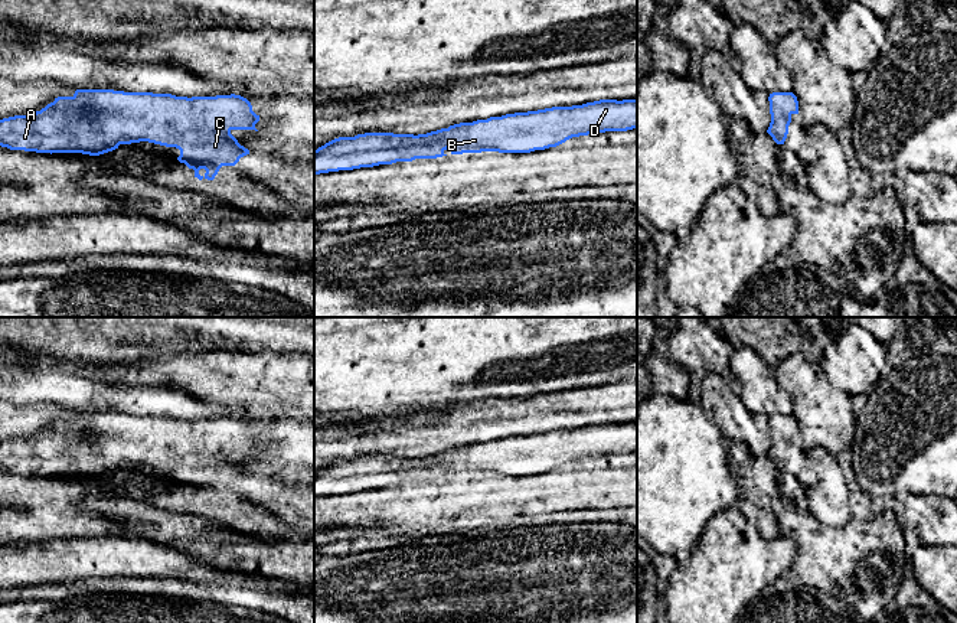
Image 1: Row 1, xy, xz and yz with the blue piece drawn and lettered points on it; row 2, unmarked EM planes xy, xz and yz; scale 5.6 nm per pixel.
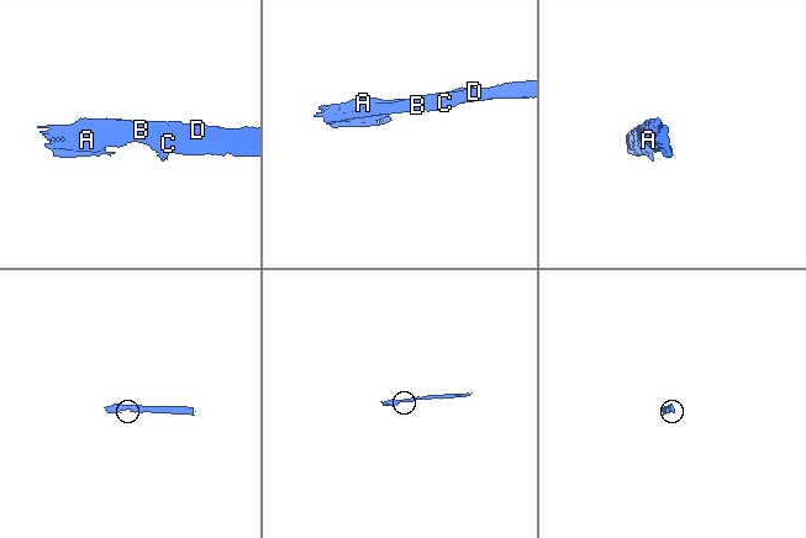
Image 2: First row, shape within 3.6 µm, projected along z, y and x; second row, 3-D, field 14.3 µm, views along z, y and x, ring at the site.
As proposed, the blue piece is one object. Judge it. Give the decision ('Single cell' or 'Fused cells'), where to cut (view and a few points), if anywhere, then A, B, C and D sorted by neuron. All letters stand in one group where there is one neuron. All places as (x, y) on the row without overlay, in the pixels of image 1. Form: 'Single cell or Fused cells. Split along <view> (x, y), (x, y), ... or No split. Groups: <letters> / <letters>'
Single cell. No split. Groups: A B C D

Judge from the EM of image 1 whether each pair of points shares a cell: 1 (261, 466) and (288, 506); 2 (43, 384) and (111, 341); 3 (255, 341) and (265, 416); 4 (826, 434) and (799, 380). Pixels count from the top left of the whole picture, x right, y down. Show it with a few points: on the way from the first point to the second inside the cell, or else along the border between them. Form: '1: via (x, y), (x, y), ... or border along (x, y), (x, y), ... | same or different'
1: via (263, 478), (263, 485), (277, 499) | same
2: border along (39, 356), (67, 361), (75, 367) | different
3: border along (224, 349), (291, 352) | different
4: via (826, 421), (820, 404), (812, 392) | same

